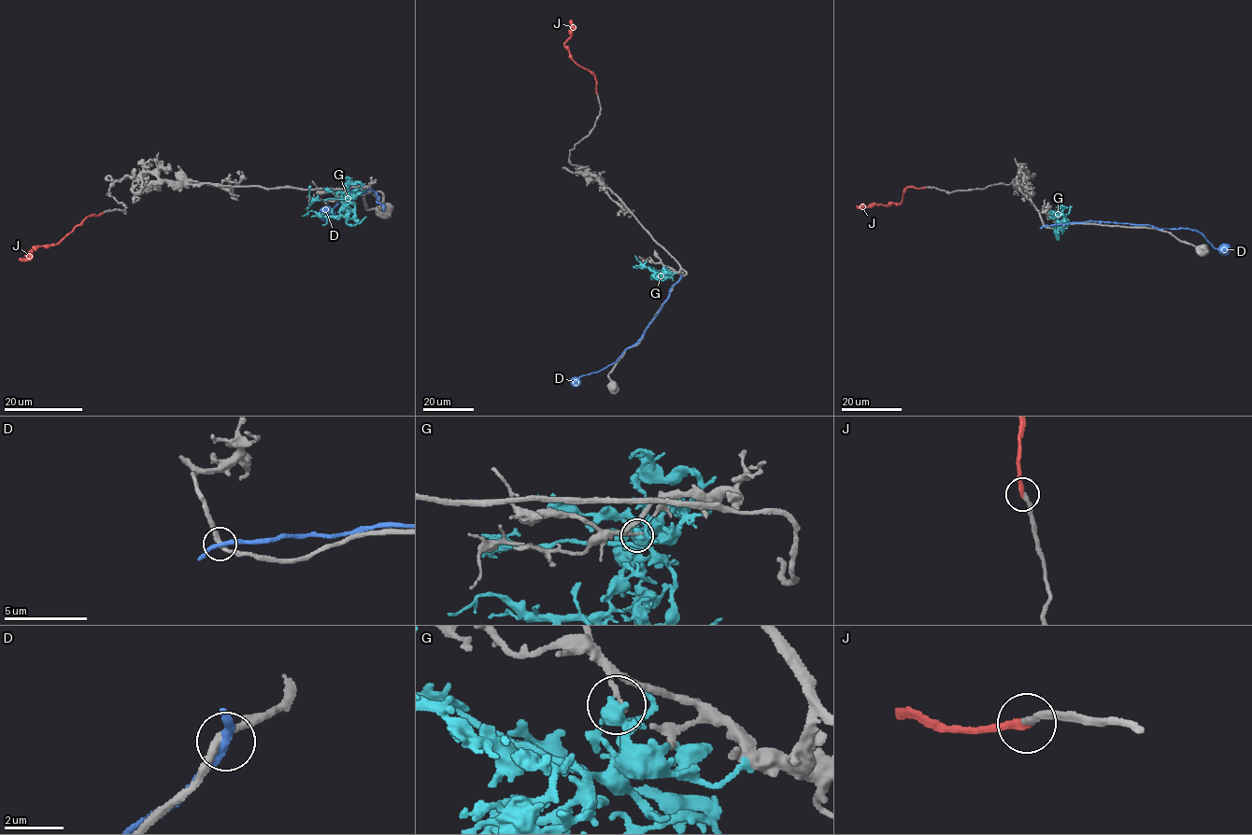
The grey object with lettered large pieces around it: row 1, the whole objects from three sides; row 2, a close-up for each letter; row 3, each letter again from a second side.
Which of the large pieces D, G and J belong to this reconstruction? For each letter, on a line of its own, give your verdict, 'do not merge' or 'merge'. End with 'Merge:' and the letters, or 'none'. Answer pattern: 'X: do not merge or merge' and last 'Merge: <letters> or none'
D: do not merge
G: do not merge
J: merge
Merge: J

